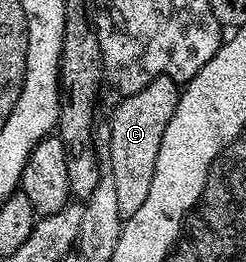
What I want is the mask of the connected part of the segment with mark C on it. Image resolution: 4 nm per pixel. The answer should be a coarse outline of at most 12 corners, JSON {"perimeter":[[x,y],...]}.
{"perimeter":[[161,77],[124,96],[107,126],[122,216],[151,190],[177,108]]}

